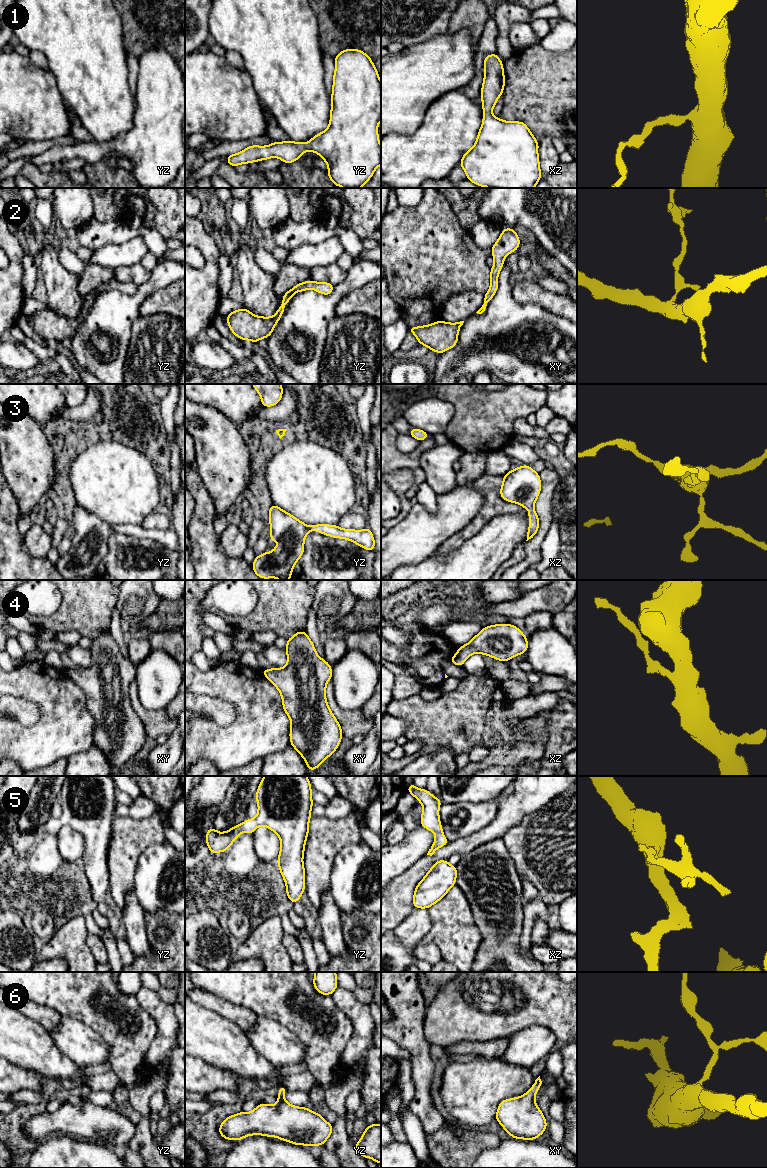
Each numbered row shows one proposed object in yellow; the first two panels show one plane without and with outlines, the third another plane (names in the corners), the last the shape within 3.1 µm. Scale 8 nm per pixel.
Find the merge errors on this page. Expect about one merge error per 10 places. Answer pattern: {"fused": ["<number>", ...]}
{"fused": []}

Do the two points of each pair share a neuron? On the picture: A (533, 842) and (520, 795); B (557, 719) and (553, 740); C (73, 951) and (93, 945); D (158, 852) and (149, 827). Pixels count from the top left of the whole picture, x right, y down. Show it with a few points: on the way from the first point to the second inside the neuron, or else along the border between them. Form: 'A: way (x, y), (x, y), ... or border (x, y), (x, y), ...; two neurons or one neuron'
A: border (546, 803), (536, 811), (526, 815), (514, 827); two neurons
B: way (557, 724), (555, 735); one neuron
C: border (87, 933), (86, 945), (96, 961); two neurons
D: border (168, 842), (151, 843), (137, 858); two neurons

